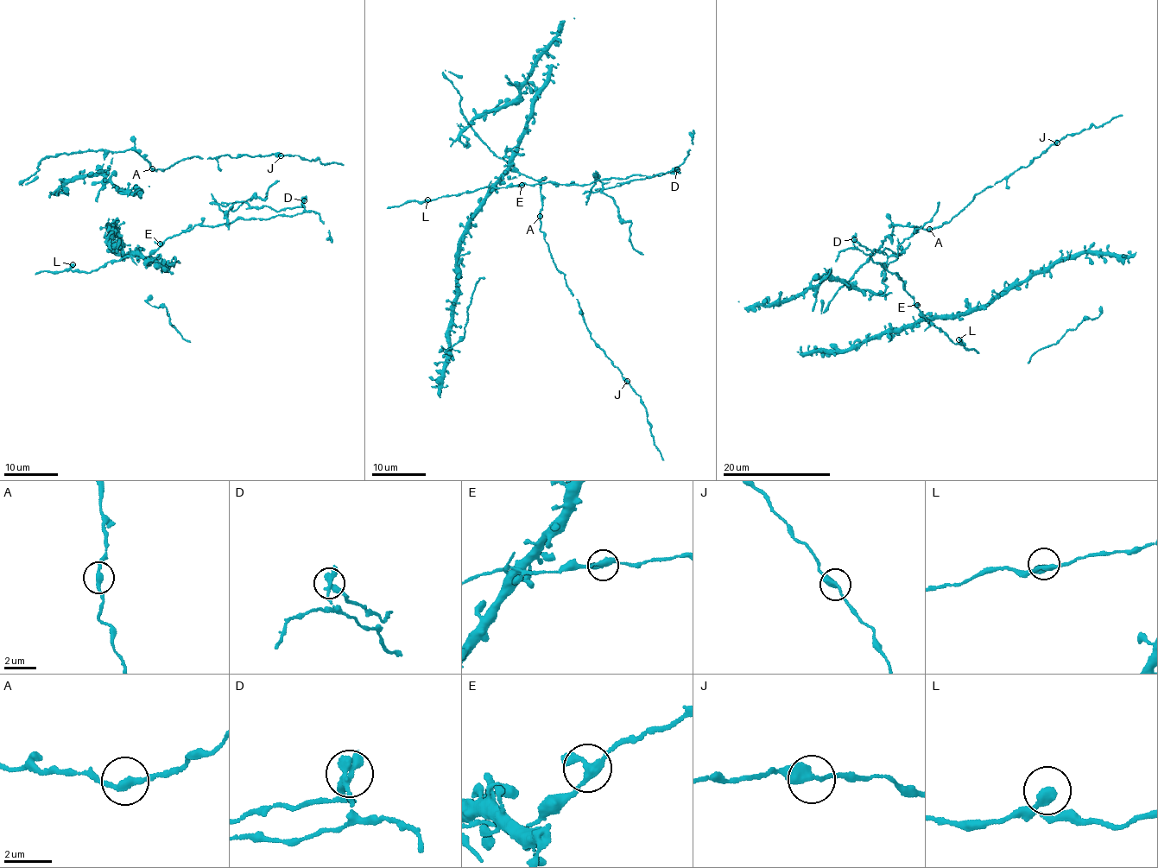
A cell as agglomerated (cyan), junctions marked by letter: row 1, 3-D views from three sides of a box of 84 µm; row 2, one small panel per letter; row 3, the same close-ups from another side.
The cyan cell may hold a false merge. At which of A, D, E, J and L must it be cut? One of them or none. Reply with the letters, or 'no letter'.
D

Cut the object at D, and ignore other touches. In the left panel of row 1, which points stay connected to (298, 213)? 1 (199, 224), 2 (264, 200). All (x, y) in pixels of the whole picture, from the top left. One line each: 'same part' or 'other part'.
1: same part
2: other part

